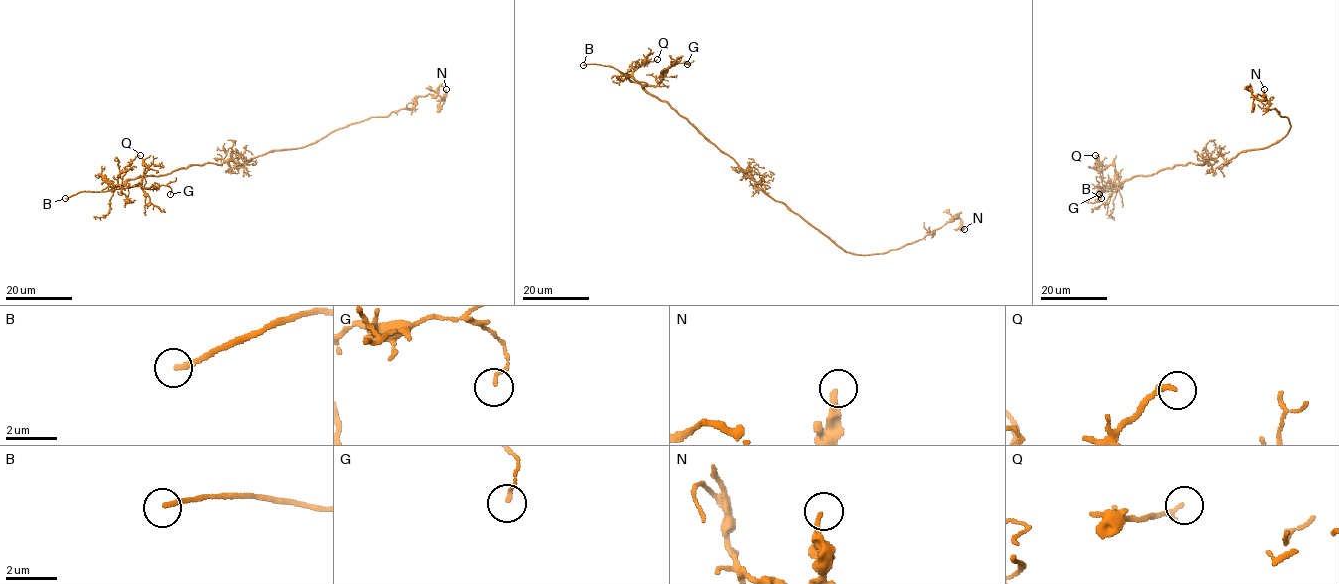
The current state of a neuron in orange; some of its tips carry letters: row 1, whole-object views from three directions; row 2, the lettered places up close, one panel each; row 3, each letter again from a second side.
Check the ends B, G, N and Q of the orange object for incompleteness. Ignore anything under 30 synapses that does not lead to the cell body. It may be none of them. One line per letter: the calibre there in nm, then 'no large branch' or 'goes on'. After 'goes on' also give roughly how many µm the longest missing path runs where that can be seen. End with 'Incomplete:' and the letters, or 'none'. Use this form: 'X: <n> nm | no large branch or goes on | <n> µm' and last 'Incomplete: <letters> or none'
B: 200 nm | goes on | 40 µm
G: 120 nm | no large branch
N: 170 nm | no large branch
Q: 200 nm | no large branch
Incomplete: B

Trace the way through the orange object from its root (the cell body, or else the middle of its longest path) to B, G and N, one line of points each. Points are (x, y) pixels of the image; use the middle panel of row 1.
B: (775, 201), (731, 157), (631, 76), (609, 66), (583, 65)
G: (775, 201), (731, 157), (666, 102), (652, 96), (644, 88), (656, 85), (662, 70), (676, 63), (687, 64)
N: (775, 201), (785, 204), (852, 254), (883, 254), (899, 249), (923, 239), (955, 217), (960, 218), (964, 229)

